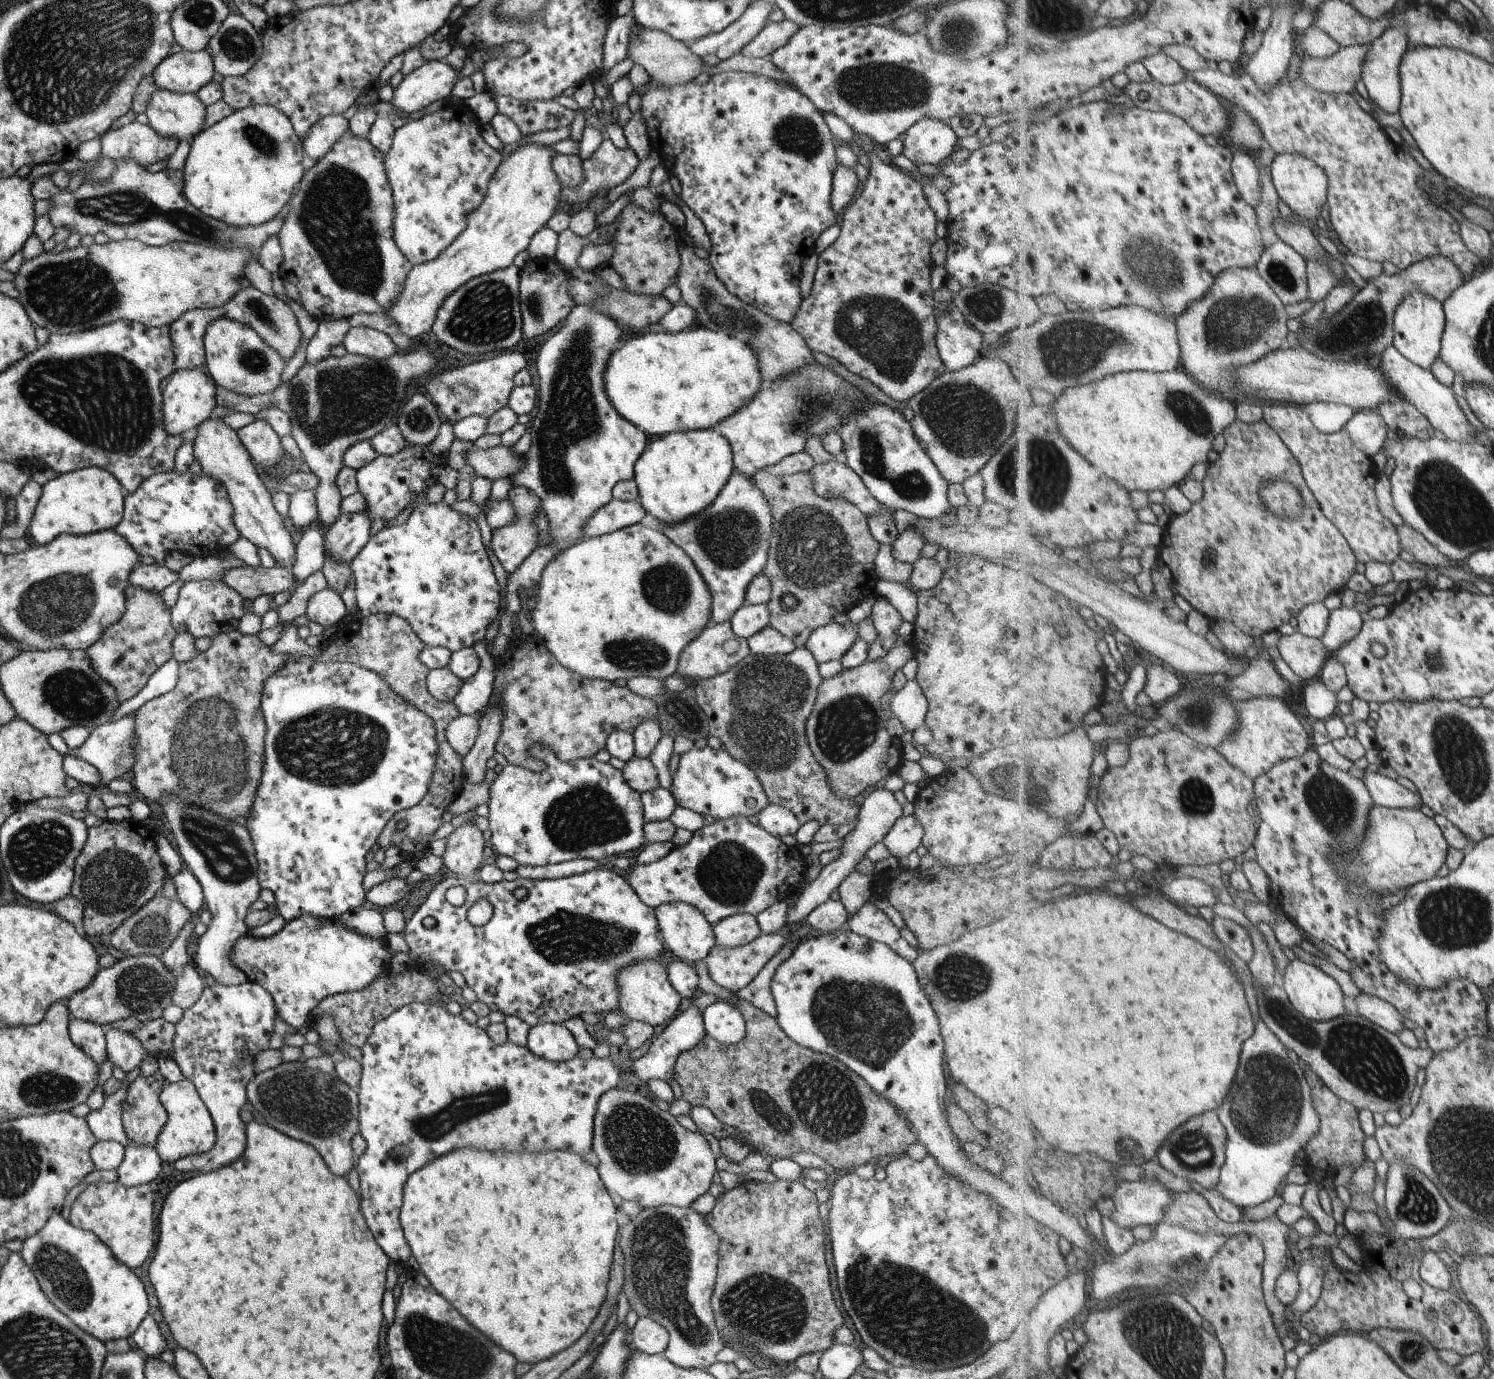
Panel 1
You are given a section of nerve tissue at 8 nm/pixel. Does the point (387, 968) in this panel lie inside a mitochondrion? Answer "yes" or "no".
no

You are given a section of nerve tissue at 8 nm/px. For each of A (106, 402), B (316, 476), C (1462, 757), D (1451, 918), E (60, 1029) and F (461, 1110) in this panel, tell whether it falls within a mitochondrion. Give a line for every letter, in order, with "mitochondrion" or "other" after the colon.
A: mitochondrion
B: other
C: mitochondrion
D: mitochondrion
E: other
F: mitochondrion

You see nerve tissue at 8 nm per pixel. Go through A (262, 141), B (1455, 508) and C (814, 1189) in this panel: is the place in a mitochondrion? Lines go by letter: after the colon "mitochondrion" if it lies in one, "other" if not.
A: mitochondrion
B: mitochondrion
C: other

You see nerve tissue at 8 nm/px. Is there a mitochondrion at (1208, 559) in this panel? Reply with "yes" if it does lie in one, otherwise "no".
no

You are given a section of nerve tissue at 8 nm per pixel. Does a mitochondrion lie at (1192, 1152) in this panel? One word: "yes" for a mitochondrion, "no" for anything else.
yes

